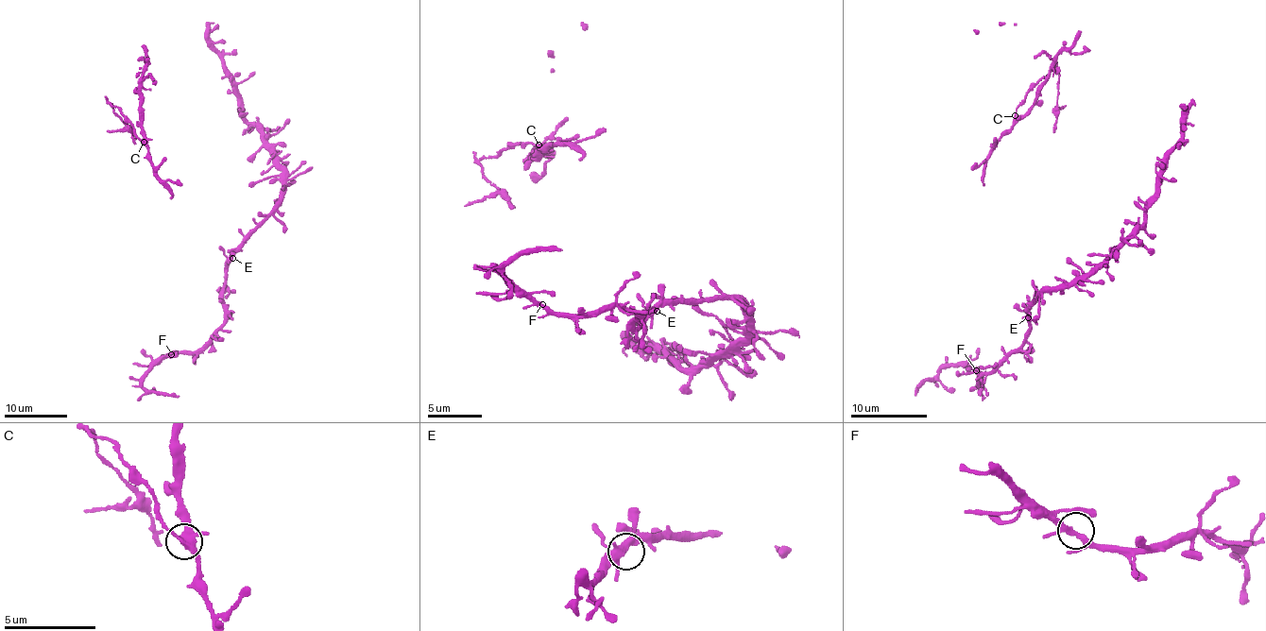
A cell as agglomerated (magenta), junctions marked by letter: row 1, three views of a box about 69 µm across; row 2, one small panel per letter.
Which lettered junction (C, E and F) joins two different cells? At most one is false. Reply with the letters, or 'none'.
C

